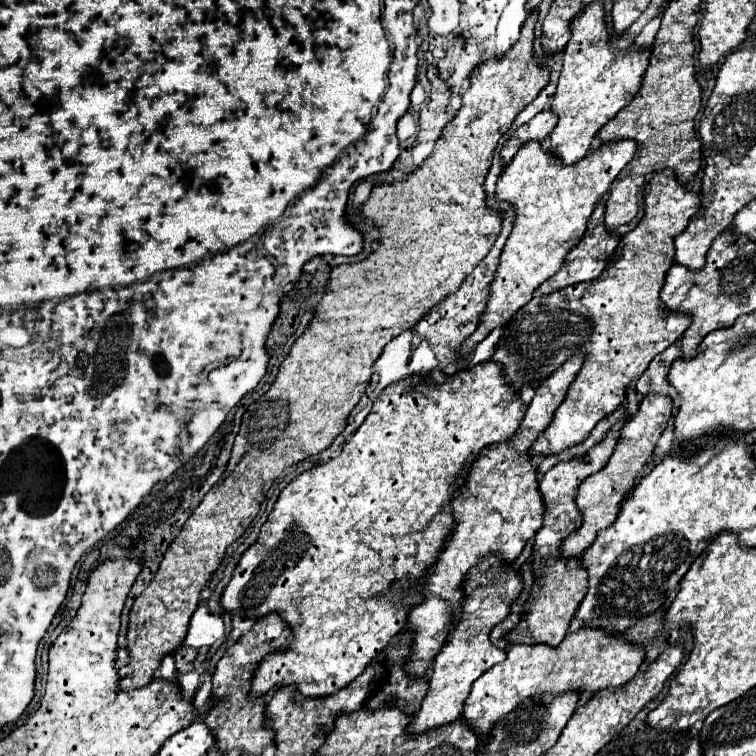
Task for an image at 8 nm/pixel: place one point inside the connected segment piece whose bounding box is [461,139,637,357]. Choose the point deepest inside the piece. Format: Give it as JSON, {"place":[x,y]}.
{"place":[554,201]}

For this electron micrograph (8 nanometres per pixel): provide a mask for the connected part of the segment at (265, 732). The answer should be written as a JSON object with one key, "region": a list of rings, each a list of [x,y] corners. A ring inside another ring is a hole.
{"region":[[[269,613],[267,617],[261,617],[259,621],[255,621],[249,633],[239,637],[227,649],[223,659],[217,663],[217,669],[213,675],[213,689],[211,689],[211,697],[215,705],[211,707],[211,711],[207,711],[203,721],[215,733],[217,747],[221,753],[227,755],[233,749],[243,749],[247,755],[259,755],[263,747],[273,743],[275,733],[263,725],[265,723],[263,719],[265,717],[265,695],[251,697],[251,679],[259,663],[267,655],[277,653],[277,651],[283,653],[283,649],[287,649],[291,637],[293,637],[291,627],[277,613]]]}

